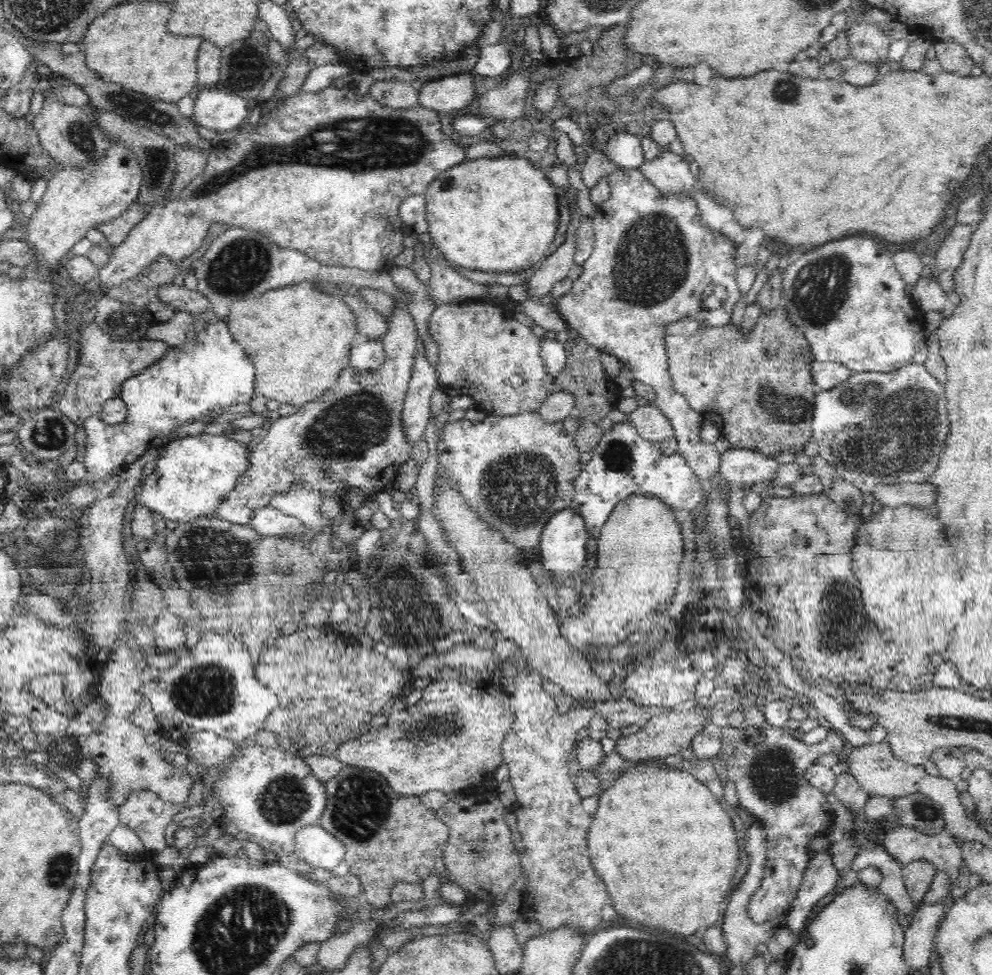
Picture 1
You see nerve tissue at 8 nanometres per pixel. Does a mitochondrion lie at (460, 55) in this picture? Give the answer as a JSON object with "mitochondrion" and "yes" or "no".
{"mitochondrion":"no"}

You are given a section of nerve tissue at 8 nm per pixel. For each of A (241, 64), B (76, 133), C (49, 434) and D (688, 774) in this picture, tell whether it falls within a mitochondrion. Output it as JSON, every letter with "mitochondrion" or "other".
{"A":"other","B":"mitochondrion","C":"mitochondrion","D":"other"}

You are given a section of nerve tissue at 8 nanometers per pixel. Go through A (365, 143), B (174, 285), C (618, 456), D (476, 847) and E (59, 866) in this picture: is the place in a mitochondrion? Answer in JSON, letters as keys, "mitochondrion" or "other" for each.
{"A":"mitochondrion","B":"other","C":"mitochondrion","D":"mitochondrion","E":"mitochondrion"}

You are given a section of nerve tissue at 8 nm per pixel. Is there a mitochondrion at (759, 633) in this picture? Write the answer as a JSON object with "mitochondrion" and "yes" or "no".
{"mitochondrion":"no"}

